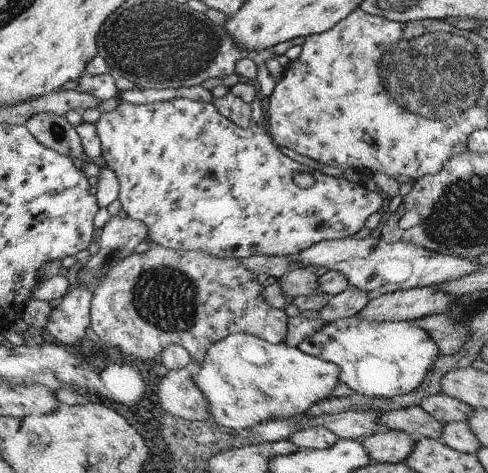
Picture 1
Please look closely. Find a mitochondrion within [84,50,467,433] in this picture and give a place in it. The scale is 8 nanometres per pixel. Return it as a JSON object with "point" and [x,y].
{"point":[164,296]}

